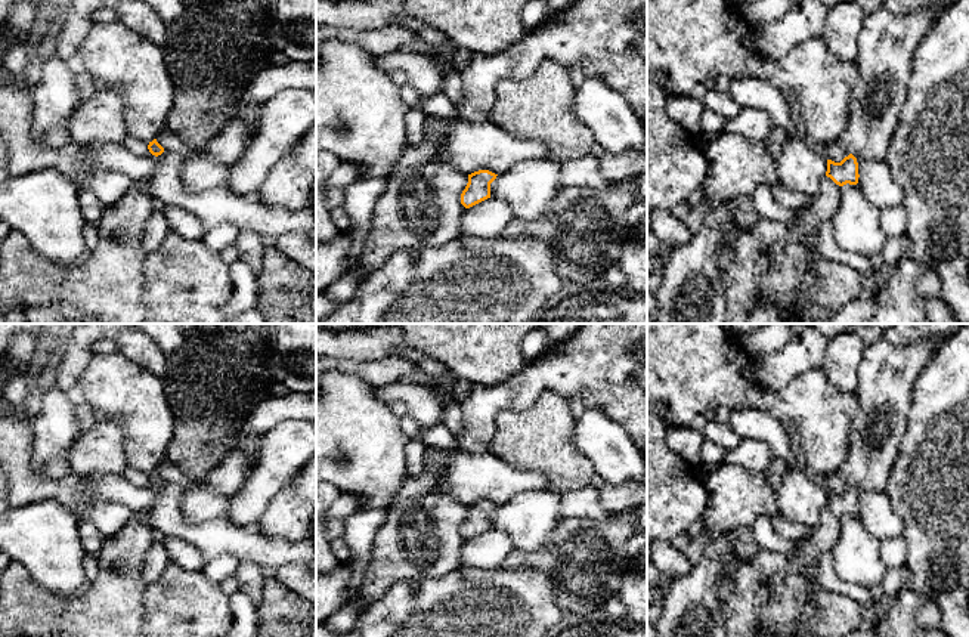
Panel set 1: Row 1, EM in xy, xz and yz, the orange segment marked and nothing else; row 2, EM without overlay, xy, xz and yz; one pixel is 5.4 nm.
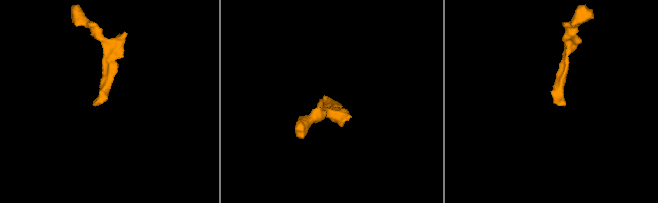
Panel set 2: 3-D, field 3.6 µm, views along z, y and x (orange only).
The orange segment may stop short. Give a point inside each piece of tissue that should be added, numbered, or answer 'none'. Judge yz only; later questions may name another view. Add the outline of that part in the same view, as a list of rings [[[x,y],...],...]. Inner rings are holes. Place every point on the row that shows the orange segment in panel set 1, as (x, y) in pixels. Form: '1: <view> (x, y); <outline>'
1: yz (773, 260); [[[826,176],[818,194],[811,197],[808,207],[801,208],[801,217],[795,223],[762,217],[749,229],[737,229],[734,260],[718,279],[727,297],[725,324],[746,324],[750,310],[762,299],[778,307],[780,324],[790,324],[798,312],[804,319],[821,315],[821,307],[812,299],[805,303],[799,300],[799,290],[815,282],[815,260],[821,257],[815,247],[815,235],[823,223],[833,220],[839,202],[840,186]]]

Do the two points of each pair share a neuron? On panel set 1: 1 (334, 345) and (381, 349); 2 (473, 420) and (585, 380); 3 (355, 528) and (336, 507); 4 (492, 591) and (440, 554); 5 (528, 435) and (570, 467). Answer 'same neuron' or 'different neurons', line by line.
1: same neuron
2: same neuron
3: different neurons
4: different neurons
5: same neuron

